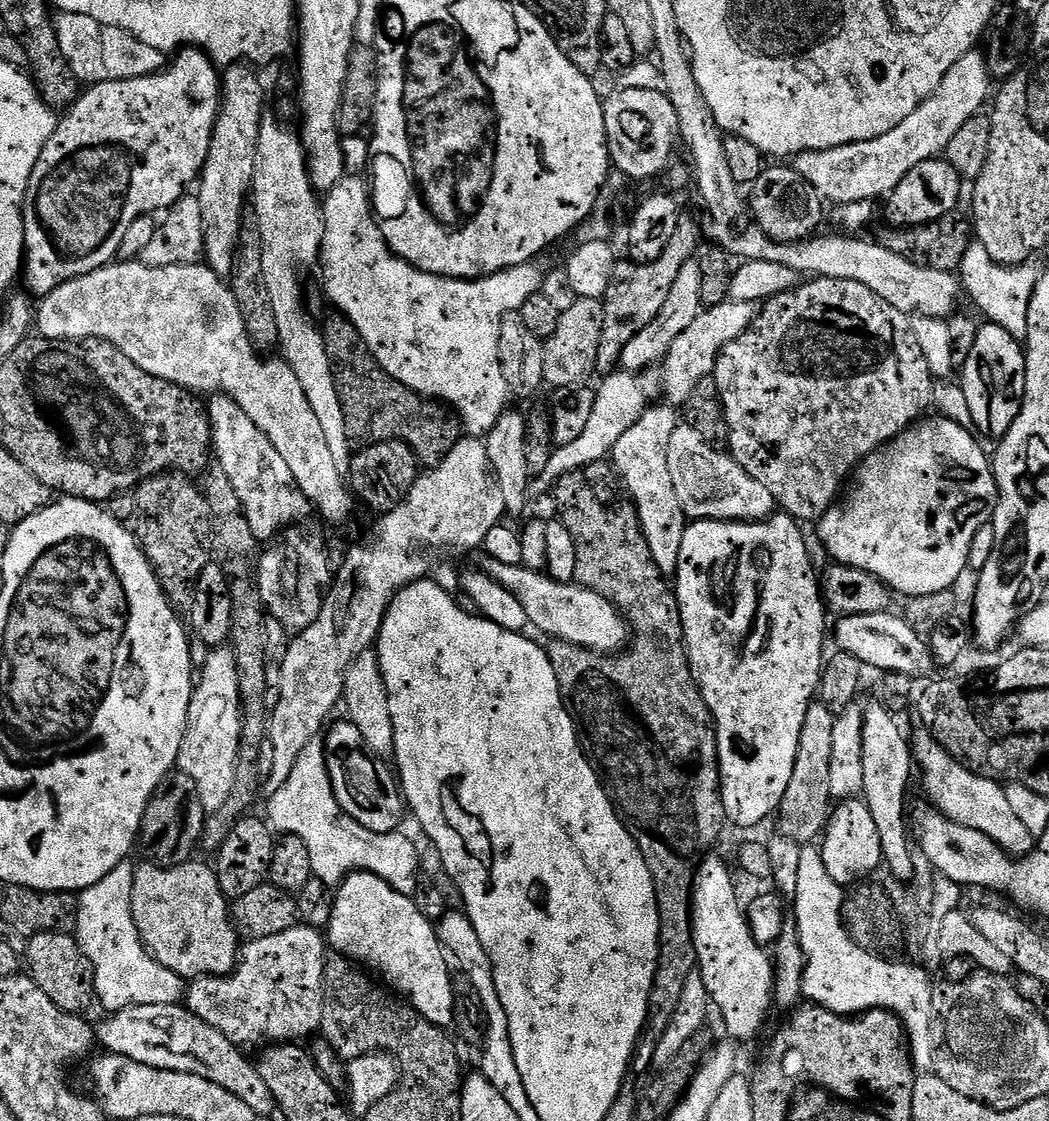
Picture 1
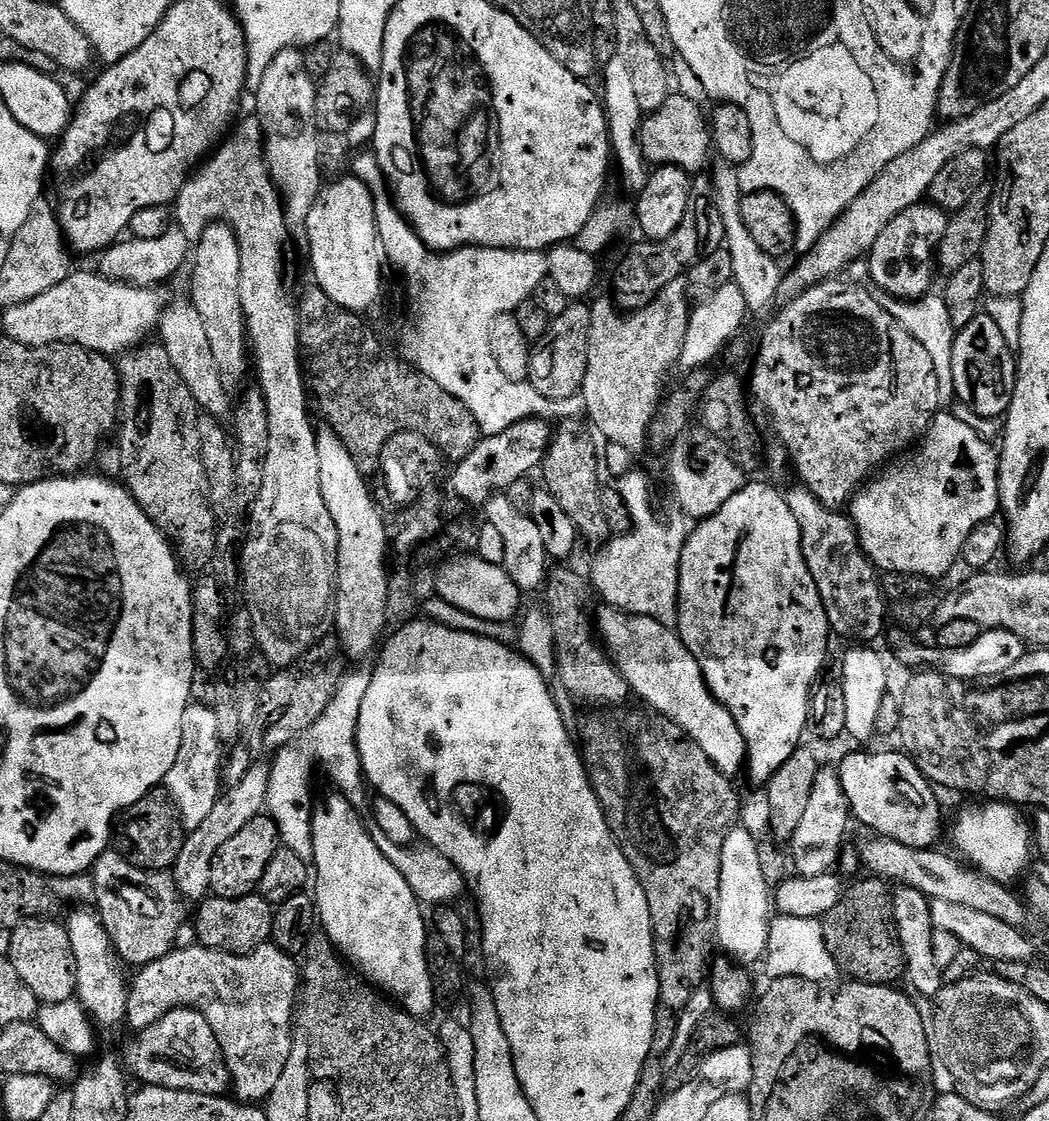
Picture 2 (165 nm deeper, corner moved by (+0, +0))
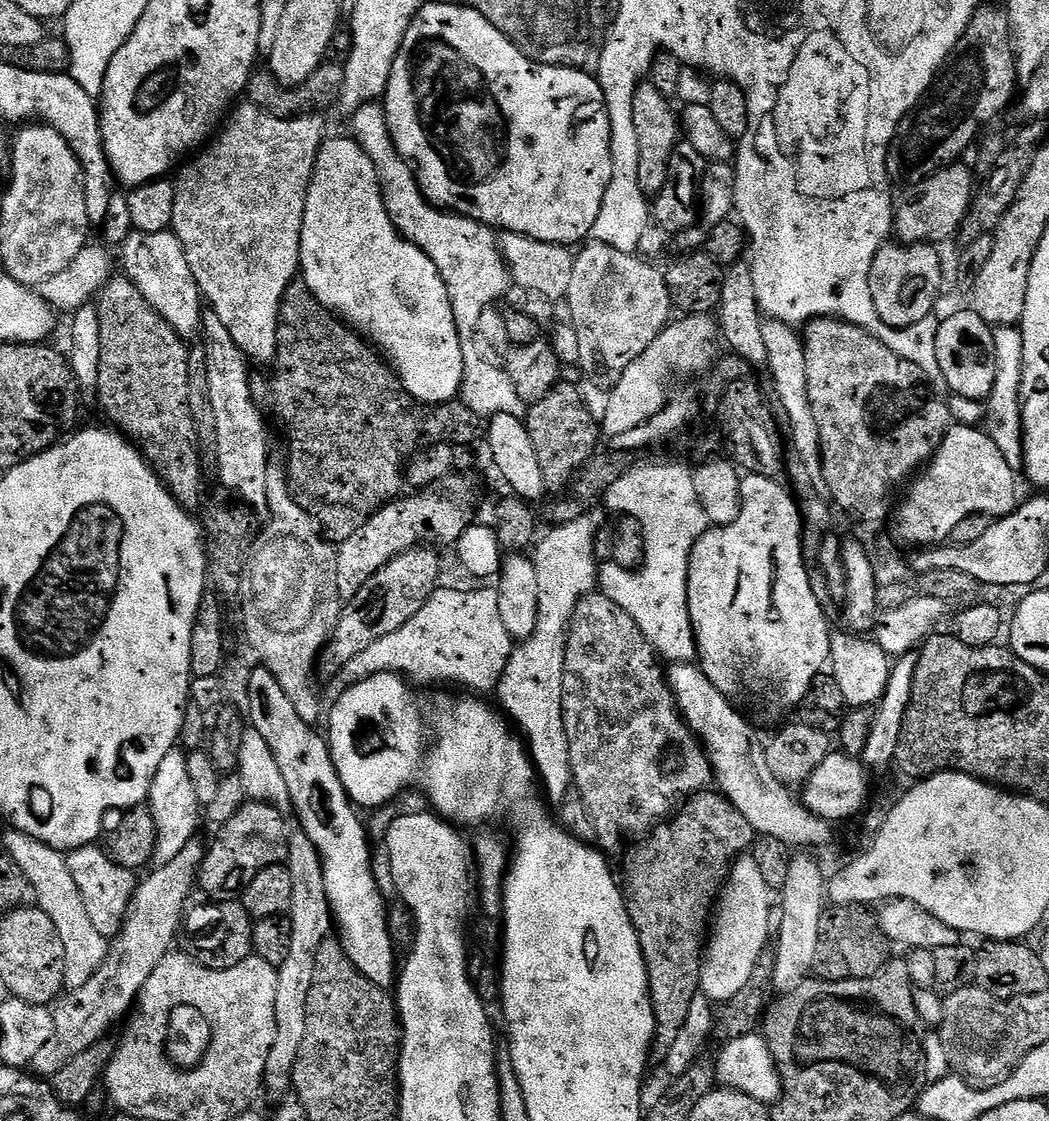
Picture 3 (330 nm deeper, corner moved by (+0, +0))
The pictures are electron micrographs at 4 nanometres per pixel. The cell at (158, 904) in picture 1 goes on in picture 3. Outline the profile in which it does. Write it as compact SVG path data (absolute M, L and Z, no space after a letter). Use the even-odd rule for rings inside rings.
M89 846L87 848L73 848L67 853L67 862L70 875L77 883L90 921L94 922L98 933L115 938L120 935L124 927L124 917L128 915L132 897L138 887L138 880L135 880L133 869L124 868L116 863L115 859L107 851L104 852L100 846Z

